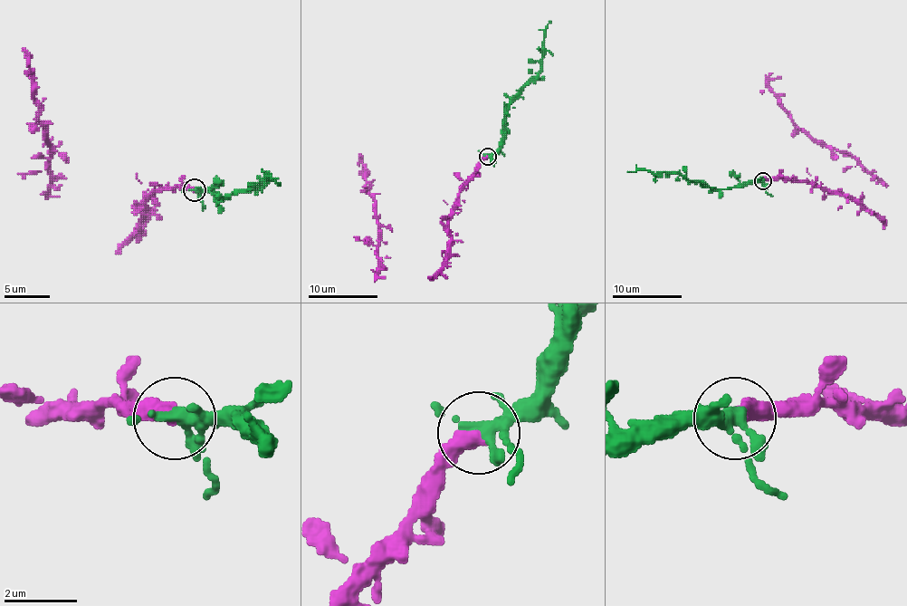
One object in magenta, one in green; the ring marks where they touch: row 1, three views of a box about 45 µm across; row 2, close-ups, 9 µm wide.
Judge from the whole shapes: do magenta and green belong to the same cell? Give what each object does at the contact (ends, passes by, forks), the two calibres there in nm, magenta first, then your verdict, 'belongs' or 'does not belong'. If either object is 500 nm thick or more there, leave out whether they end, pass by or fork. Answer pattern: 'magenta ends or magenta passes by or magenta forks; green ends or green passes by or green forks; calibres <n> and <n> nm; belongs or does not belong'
magenta ends; green forks; calibres 440 and 280 nm; belongs

